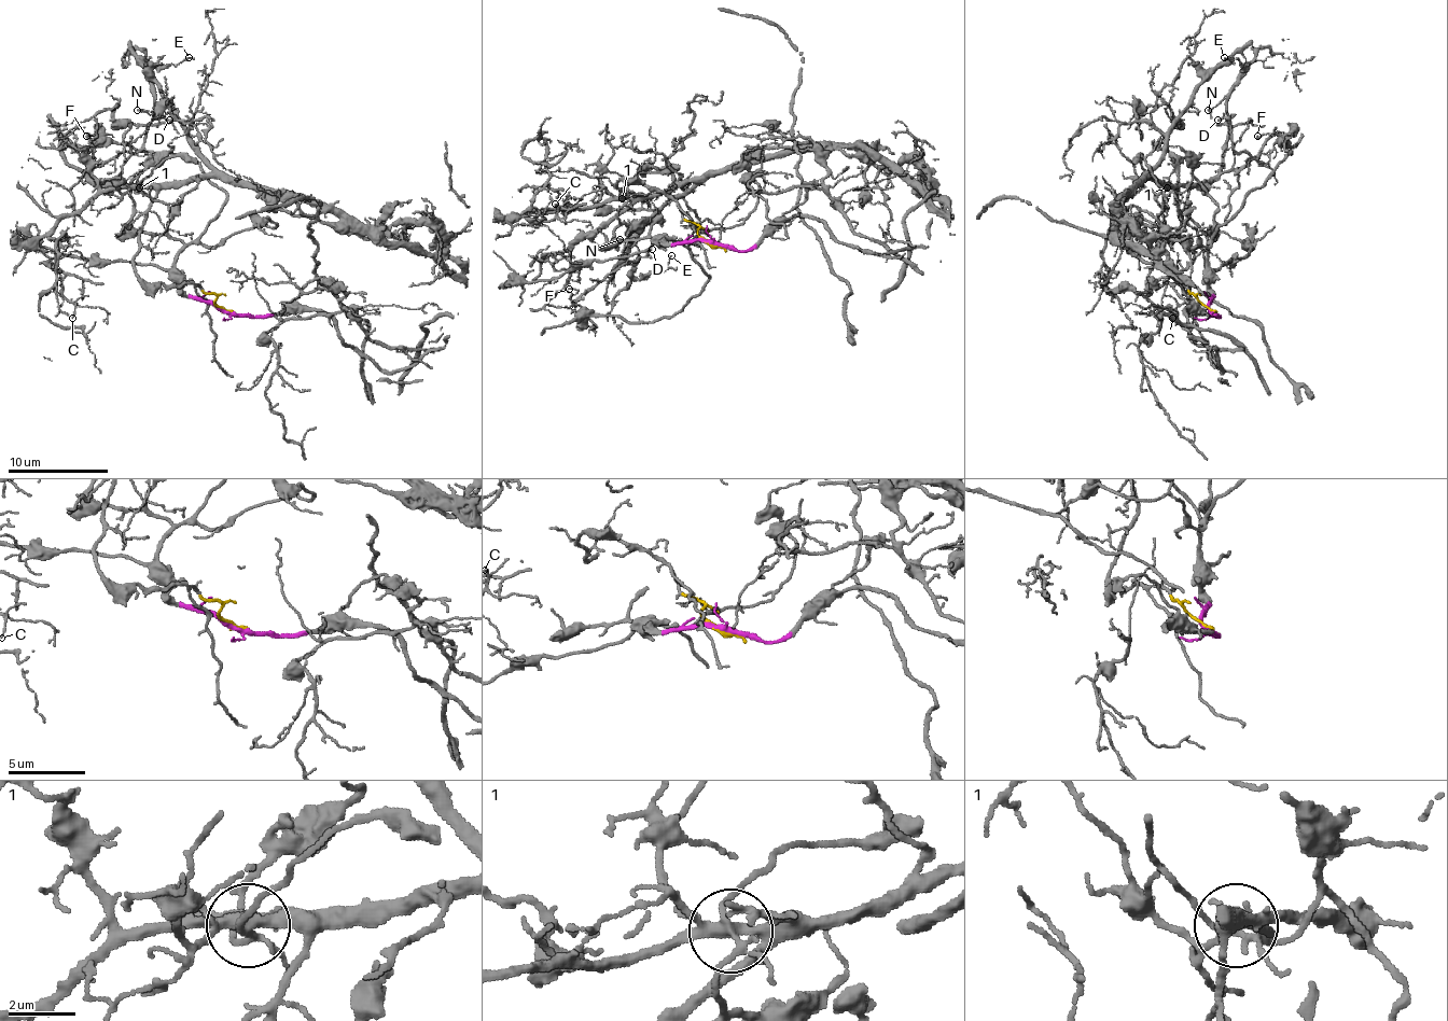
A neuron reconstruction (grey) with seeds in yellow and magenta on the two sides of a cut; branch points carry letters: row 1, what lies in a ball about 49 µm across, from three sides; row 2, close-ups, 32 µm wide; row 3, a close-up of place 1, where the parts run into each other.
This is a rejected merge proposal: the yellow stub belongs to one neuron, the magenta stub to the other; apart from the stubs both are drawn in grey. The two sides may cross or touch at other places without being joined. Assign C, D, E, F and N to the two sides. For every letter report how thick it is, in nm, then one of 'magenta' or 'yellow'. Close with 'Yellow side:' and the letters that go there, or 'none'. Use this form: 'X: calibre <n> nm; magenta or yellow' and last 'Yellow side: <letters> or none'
C: calibre 120 nm; yellow
D: calibre 100 nm; magenta
E: calibre 90 nm; magenta
F: calibre 110 nm; magenta
N: calibre 110 nm; magenta
Yellow side: C

